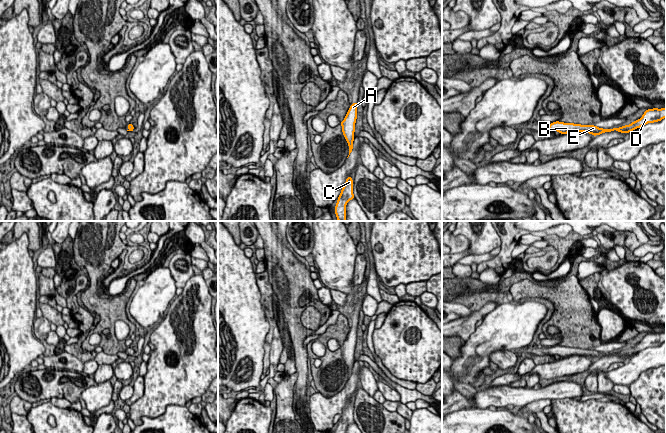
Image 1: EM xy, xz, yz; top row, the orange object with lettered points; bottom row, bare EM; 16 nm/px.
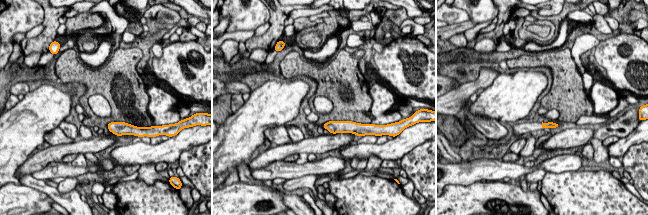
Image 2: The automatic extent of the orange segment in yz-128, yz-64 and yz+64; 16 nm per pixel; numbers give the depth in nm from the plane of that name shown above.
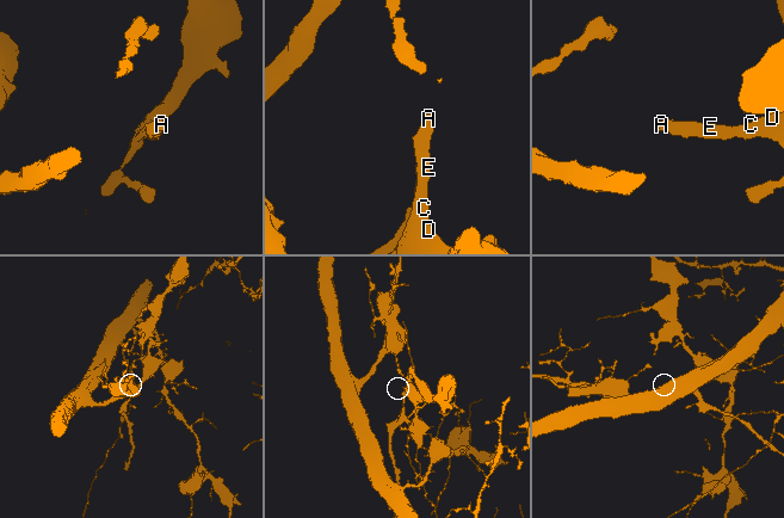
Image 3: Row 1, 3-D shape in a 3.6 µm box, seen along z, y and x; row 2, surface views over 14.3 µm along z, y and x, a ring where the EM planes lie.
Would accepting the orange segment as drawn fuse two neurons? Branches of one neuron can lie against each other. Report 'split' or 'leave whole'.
leave whole

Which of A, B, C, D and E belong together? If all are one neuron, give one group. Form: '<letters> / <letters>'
A B C D E

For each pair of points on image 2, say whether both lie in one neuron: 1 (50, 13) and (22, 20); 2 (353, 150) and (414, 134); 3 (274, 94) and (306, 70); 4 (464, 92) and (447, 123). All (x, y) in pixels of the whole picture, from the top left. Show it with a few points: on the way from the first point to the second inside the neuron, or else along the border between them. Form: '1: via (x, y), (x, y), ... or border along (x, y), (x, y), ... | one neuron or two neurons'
1: border along (44, 10), (44, 19), (41, 23) | two neurons
2: via (368, 149), (395, 149), (399, 146) | one neuron
3: border along (300, 77), (285, 80) | two neurons
4: border along (446, 114), (455, 115) | two neurons

